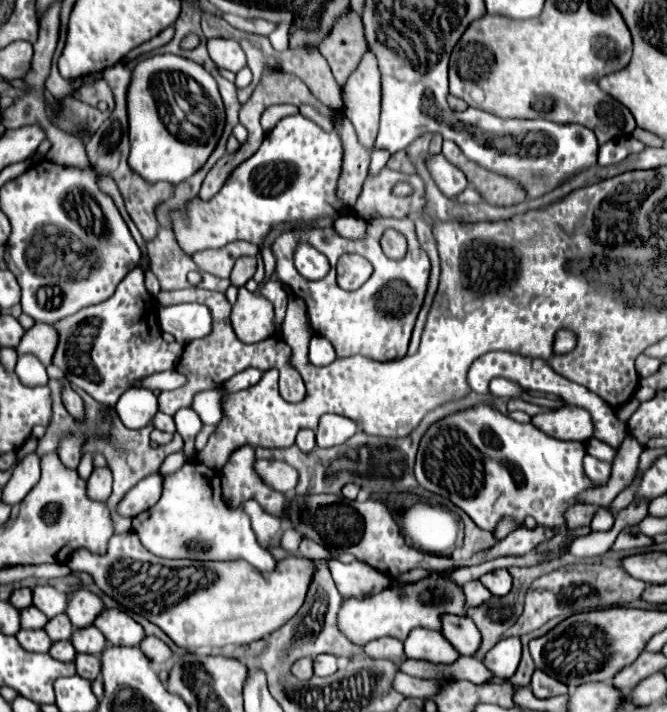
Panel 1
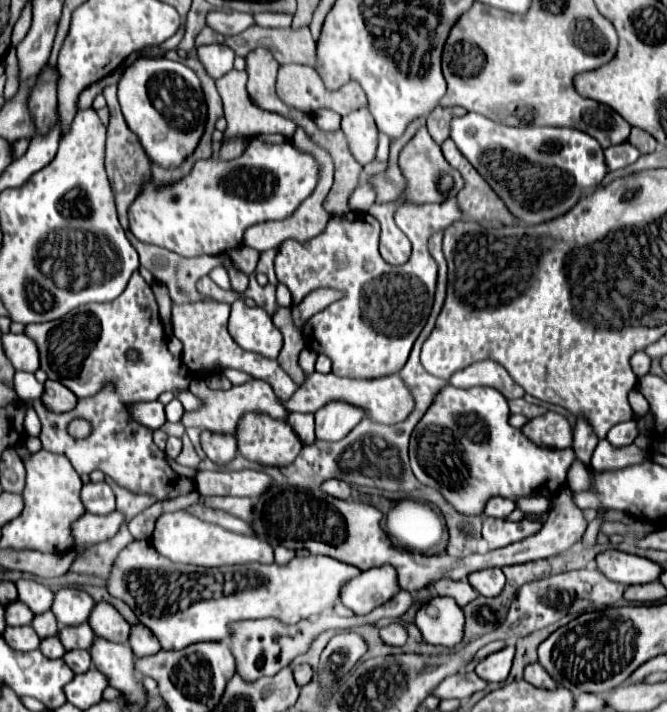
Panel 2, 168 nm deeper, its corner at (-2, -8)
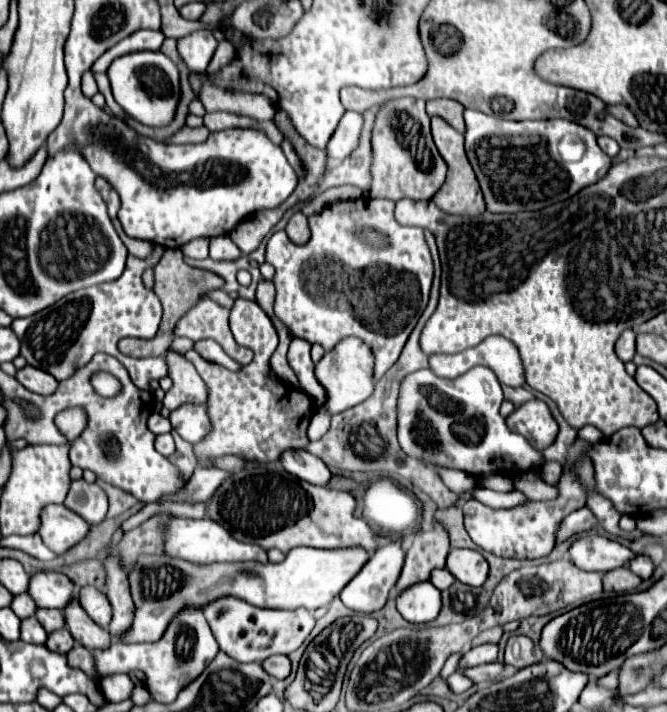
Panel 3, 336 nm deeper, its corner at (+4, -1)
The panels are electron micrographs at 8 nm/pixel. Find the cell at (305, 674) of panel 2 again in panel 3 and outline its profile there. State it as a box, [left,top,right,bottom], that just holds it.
[262,656,290,678]

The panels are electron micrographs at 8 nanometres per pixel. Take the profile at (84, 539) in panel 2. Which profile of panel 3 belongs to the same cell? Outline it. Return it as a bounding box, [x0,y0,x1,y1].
[38,504,90,554]

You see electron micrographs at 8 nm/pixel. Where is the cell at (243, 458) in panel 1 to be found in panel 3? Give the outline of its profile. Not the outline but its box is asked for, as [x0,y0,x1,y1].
[170,404,210,444]

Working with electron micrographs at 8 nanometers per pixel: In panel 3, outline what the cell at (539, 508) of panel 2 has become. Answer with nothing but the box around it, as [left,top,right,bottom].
[474,474,514,492]

